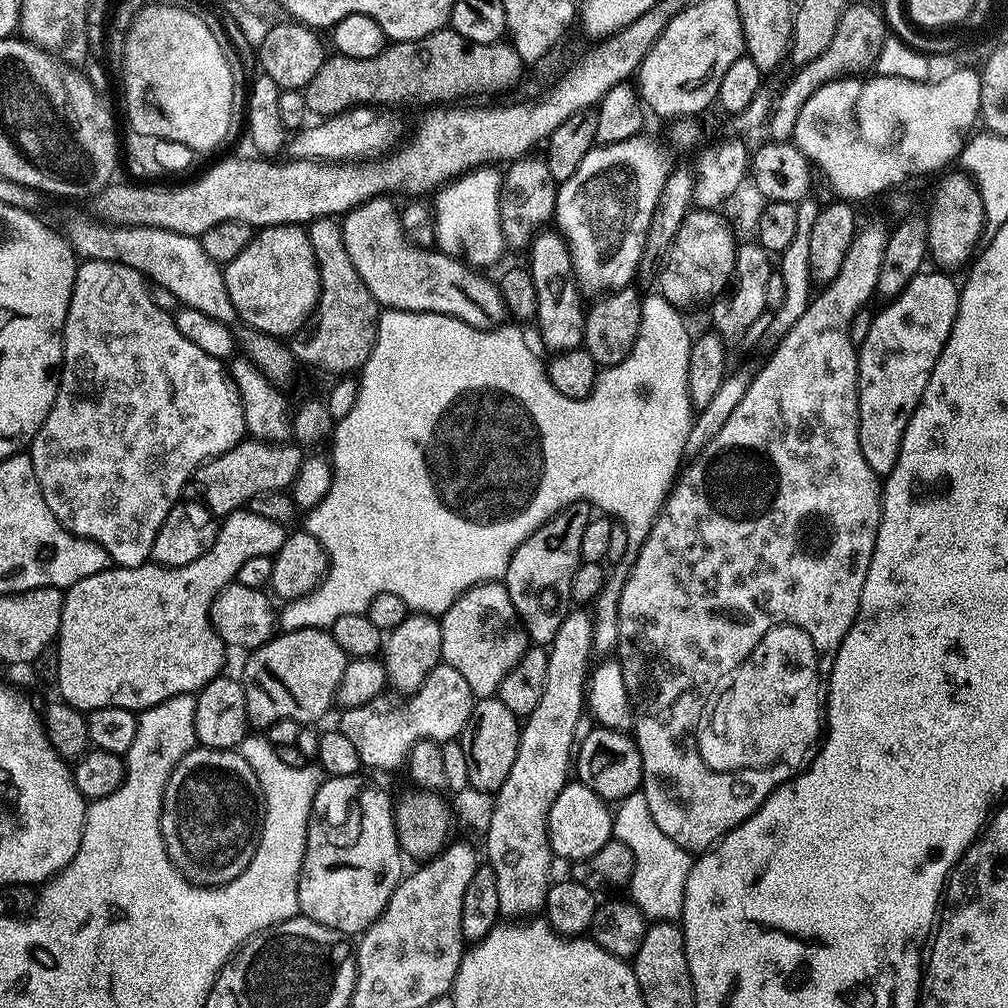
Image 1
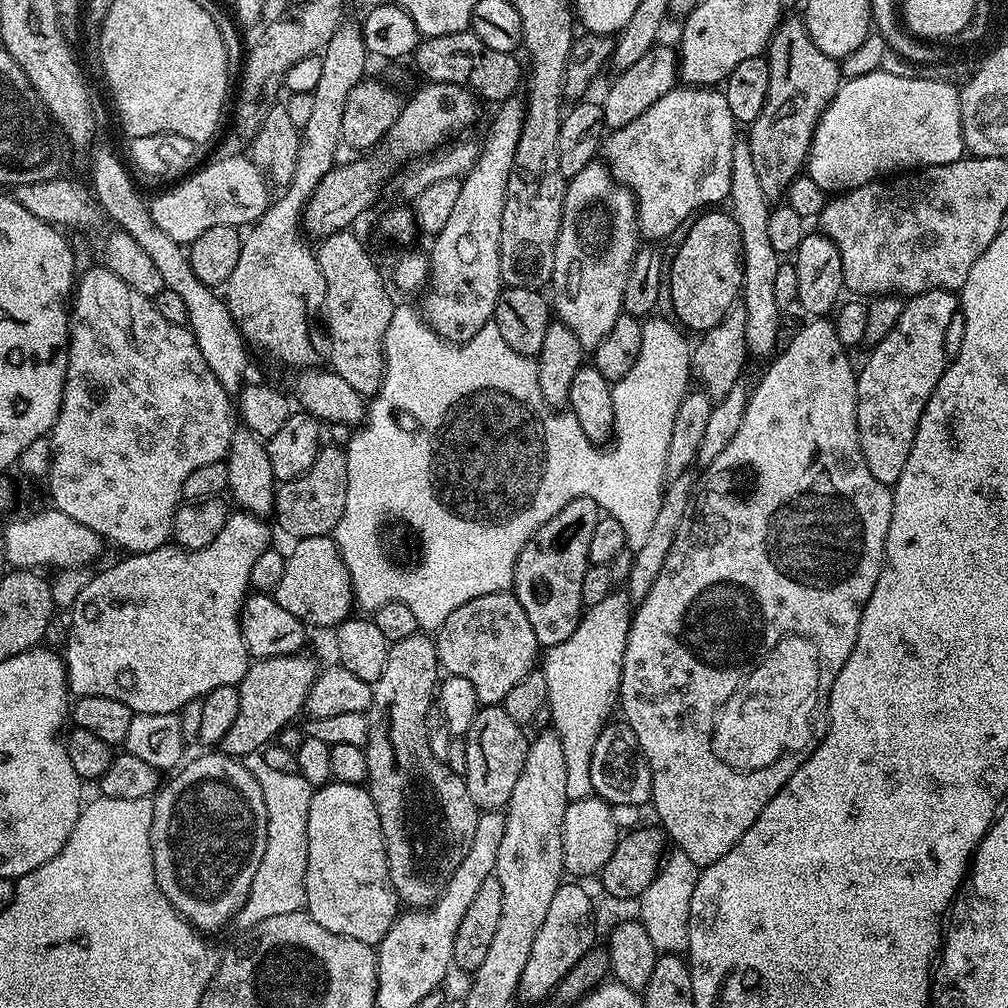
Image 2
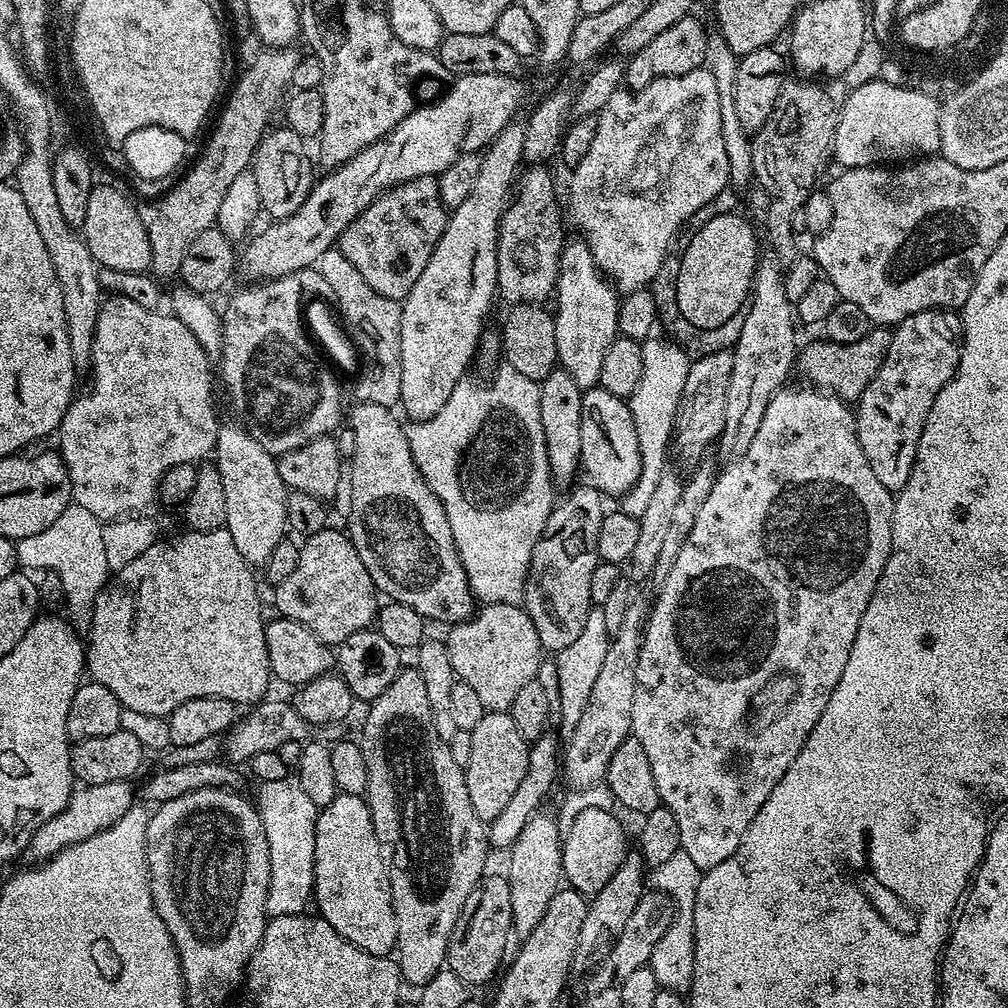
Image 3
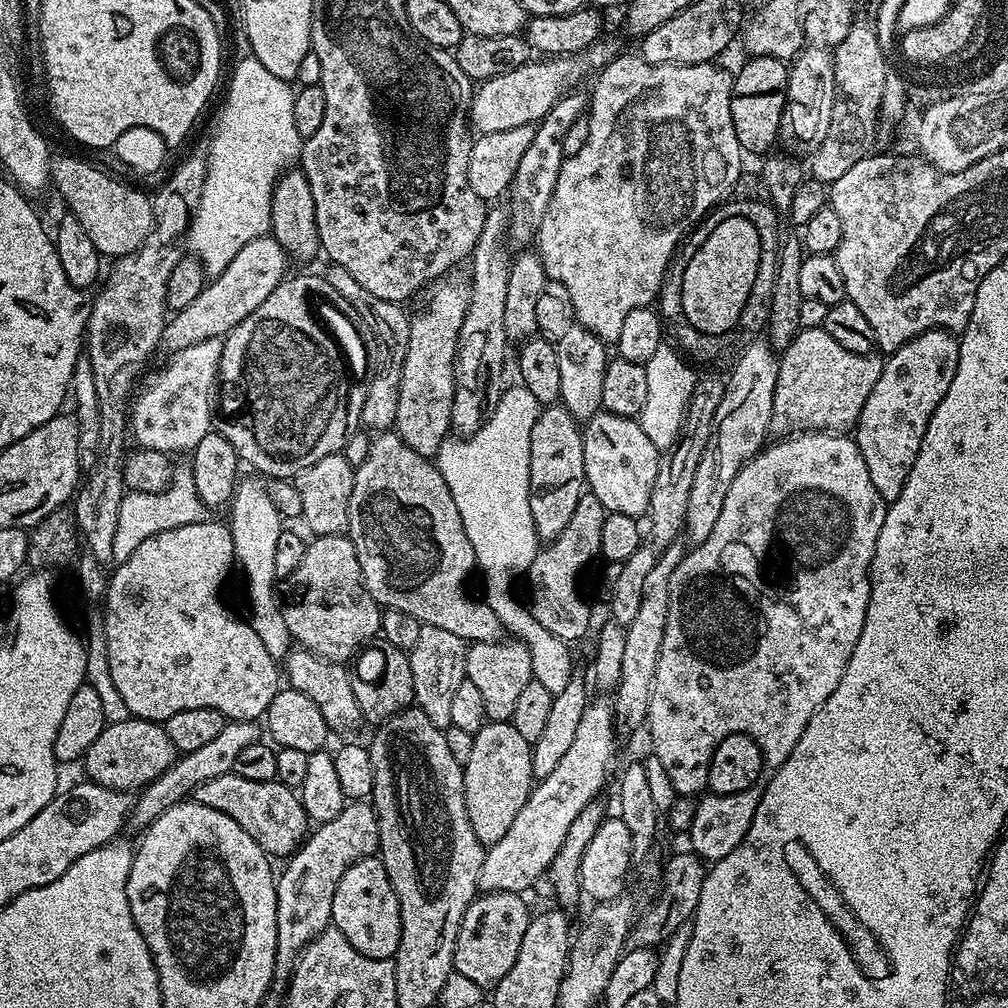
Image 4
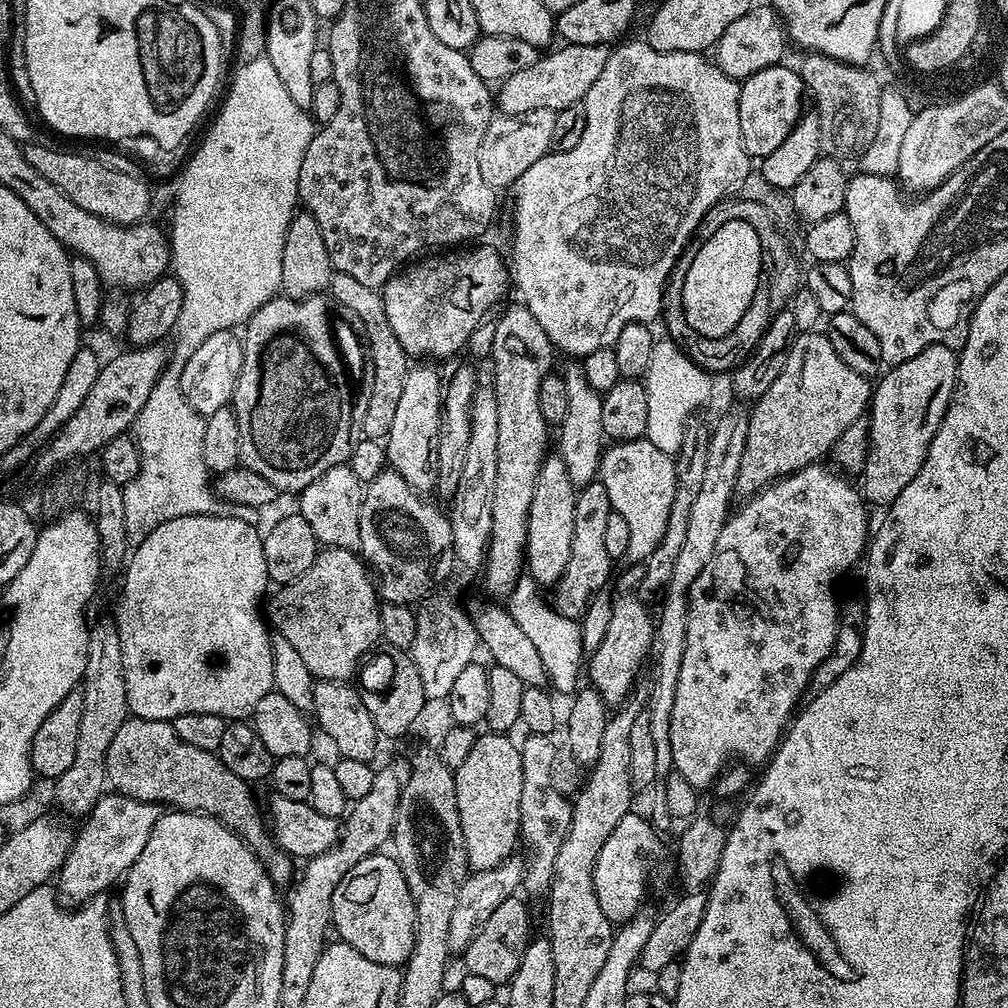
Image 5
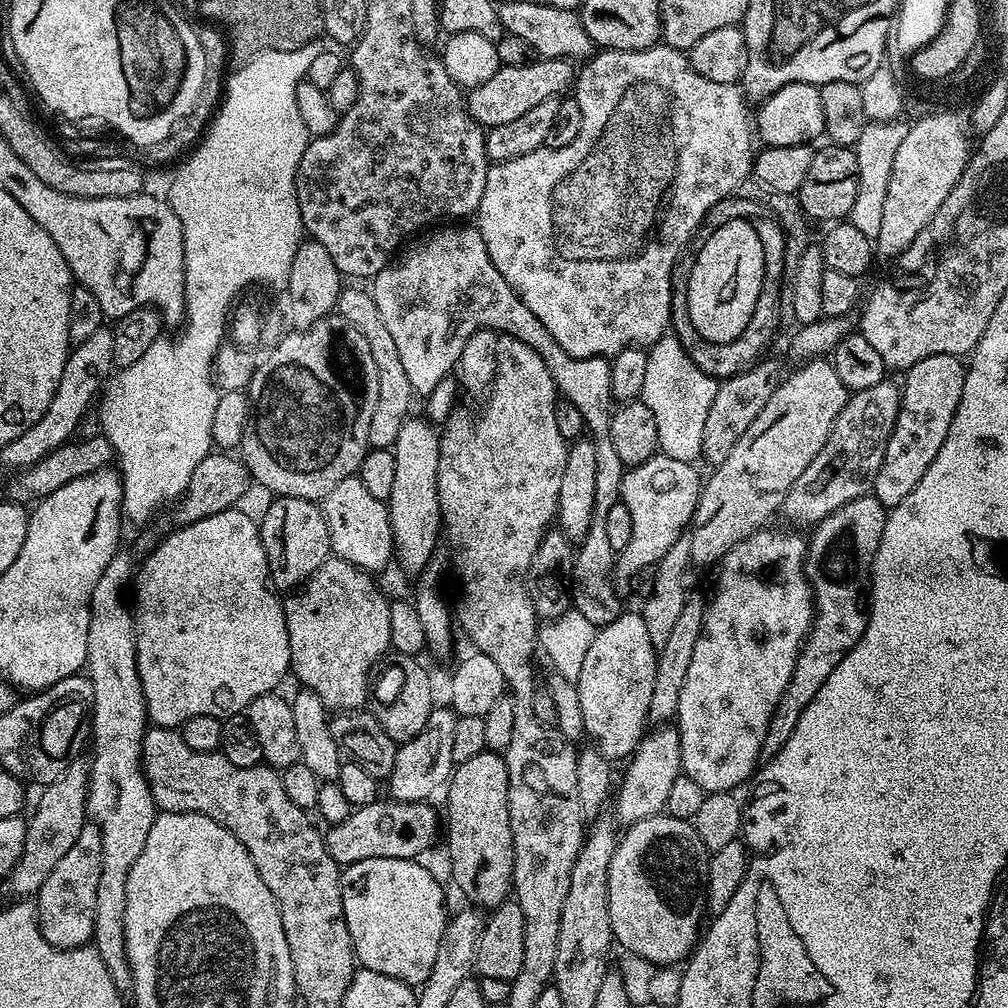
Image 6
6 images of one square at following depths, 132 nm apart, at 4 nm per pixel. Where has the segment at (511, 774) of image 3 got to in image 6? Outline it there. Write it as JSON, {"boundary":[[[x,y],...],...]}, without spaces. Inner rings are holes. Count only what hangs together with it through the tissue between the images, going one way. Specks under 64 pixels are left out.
{"boundary":[[[485,750],[482,754],[469,758],[467,762],[455,765],[446,785],[447,792],[446,836],[448,832],[448,860],[452,863],[452,876],[456,879],[457,886],[464,891],[469,905],[480,910],[491,910],[509,899],[513,891],[514,842],[508,809],[508,767],[503,755]]]}

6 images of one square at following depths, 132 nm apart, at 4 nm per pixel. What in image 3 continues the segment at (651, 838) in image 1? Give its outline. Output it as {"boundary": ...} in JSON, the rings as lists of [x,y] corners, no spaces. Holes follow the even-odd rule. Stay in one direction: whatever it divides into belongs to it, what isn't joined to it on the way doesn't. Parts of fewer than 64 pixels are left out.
{"boundary":[[[677,850],[666,862],[655,865],[647,873],[646,880],[655,891],[664,892],[672,897],[672,905],[676,908],[670,926],[666,926],[666,934],[658,938],[654,946],[654,954],[650,954],[648,967],[654,978],[658,978],[661,989],[666,992],[686,994],[692,989],[694,978],[694,902],[698,894],[698,882],[702,869],[694,866],[690,854]]]}

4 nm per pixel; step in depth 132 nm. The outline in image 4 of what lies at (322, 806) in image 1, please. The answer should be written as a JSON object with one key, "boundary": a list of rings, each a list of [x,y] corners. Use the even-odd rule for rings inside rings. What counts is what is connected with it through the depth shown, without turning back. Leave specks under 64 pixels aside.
{"boundary":[[[378,858],[357,860],[342,874],[334,890],[332,924],[343,934],[346,942],[366,958],[392,960],[395,957],[402,934],[400,907],[394,886]]]}

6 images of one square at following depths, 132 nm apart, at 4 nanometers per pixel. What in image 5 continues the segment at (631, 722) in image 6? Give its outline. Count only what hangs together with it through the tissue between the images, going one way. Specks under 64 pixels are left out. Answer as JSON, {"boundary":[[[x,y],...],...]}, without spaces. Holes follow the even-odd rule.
{"boundary":[[[617,595],[613,599],[614,614],[610,614],[610,626],[606,626],[606,638],[602,638],[602,646],[591,653],[586,666],[586,676],[591,687],[602,694],[604,703],[619,706],[628,699],[637,687],[636,675],[654,648],[654,616],[648,613],[645,601],[639,595]]]}

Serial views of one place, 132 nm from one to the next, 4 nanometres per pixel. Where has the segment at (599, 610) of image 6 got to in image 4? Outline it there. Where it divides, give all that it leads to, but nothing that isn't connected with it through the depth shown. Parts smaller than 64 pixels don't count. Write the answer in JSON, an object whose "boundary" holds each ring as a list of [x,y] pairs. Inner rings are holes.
{"boundary":[[[585,494],[578,498],[578,506],[566,530],[537,551],[526,573],[526,581],[532,587],[532,616],[538,618],[550,634],[558,634],[558,638],[569,642],[582,639],[592,624],[592,608],[584,597],[584,571],[600,556],[605,515],[602,502],[598,502],[596,496]]]}

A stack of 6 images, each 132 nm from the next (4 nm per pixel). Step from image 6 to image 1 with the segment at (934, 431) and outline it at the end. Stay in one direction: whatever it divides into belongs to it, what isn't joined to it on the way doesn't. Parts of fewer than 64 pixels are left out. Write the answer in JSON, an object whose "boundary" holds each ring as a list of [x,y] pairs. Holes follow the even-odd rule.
{"boundary":[[[944,270],[928,271],[919,272],[894,299],[883,305],[885,308],[881,312],[873,315],[866,342],[858,345],[858,442],[862,446],[866,466],[870,466],[878,478],[888,477],[890,470],[894,470],[894,462],[898,462],[898,450],[902,446],[906,426],[922,398],[922,390],[926,390],[926,382],[930,382],[934,362],[938,362],[950,338],[960,309],[960,288],[948,277],[951,275]]]}

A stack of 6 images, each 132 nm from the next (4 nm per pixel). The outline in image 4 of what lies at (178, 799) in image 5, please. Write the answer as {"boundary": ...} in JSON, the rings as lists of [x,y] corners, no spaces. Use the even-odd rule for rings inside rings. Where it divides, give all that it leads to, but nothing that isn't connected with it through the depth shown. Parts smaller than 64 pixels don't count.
{"boundary":[[[130,718],[126,722],[105,723],[102,734],[94,738],[86,750],[82,767],[89,781],[110,790],[135,793],[143,790],[178,759],[174,742],[166,738],[166,730],[155,720]]]}

